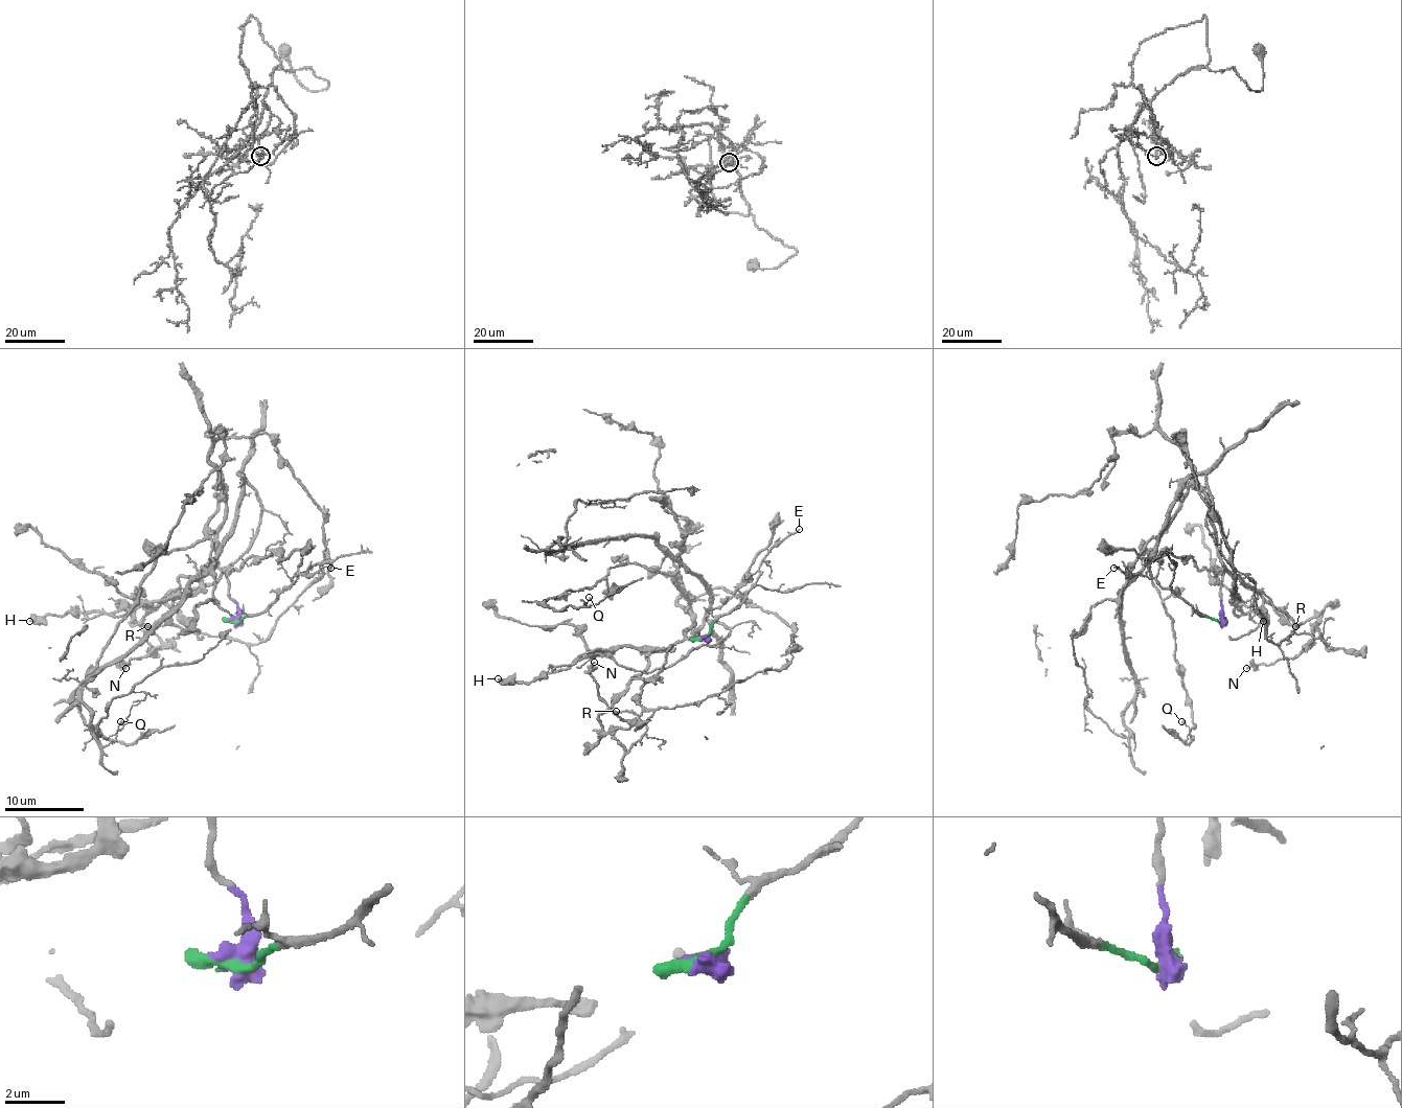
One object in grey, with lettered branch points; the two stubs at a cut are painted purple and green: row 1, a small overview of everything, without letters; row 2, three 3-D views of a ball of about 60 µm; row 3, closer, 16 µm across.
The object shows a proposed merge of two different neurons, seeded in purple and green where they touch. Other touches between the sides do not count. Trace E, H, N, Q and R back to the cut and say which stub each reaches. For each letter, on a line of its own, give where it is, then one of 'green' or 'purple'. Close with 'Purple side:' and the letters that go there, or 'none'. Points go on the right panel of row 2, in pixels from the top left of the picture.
E: place (1113, 568); green
H: place (1263, 621); purple
N: place (1246, 668); purple
Q: place (1181, 721); purple
R: place (1295, 626); purple
Purple side: H, N, Q, R

